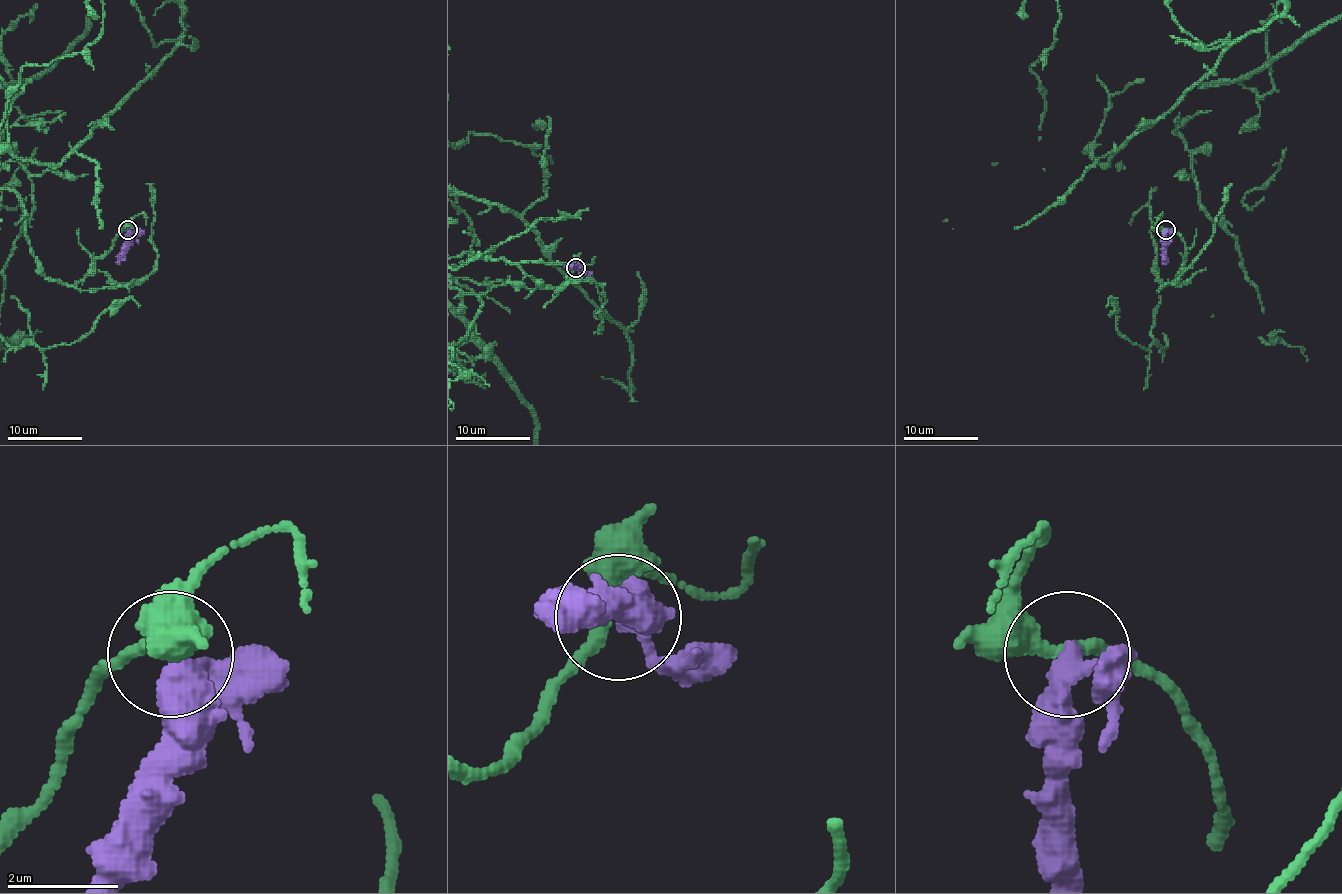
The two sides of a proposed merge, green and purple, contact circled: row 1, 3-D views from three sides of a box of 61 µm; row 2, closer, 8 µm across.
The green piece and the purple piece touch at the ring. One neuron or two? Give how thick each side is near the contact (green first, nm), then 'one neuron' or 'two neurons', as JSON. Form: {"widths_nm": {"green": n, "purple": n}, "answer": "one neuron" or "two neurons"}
{"widths_nm": {"green": 280, "purple": 400}, "answer": "two neurons"}

